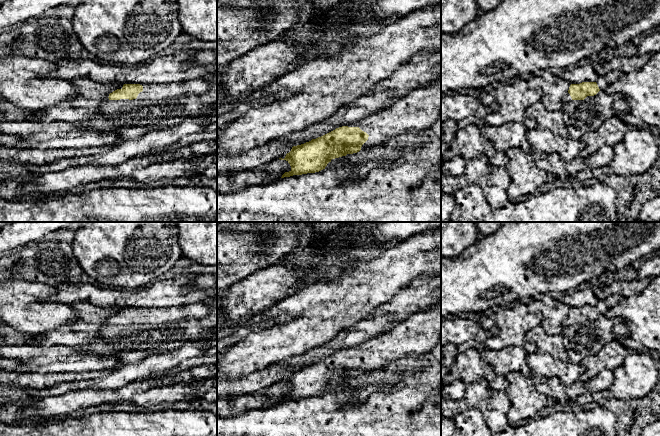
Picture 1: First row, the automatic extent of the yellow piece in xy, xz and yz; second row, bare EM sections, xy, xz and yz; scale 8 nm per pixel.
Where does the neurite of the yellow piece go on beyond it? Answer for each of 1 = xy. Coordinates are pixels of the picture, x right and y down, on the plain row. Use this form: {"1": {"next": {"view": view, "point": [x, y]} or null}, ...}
{"1": {"next": {"view": "xy", "point": [172, 314]}}}

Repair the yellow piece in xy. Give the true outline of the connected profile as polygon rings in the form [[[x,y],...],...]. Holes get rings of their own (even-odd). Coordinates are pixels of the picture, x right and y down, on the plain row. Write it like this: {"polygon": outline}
{"polygon": [[[196,302],[187,306],[169,306],[167,308],[124,308],[121,313],[117,313],[109,318],[109,324],[120,323],[143,323],[161,324],[176,323],[178,321],[190,319],[202,319],[217,313],[217,307]]]}

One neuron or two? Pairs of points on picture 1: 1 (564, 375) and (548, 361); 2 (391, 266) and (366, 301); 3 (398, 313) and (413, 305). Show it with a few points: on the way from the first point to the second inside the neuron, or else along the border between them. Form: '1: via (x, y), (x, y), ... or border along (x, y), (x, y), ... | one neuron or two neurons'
1: via (560, 371), (552, 365) | one neuron
2: via (390, 275), (373, 292) | one neuron
3: via (402, 309), (409, 305) | one neuron

